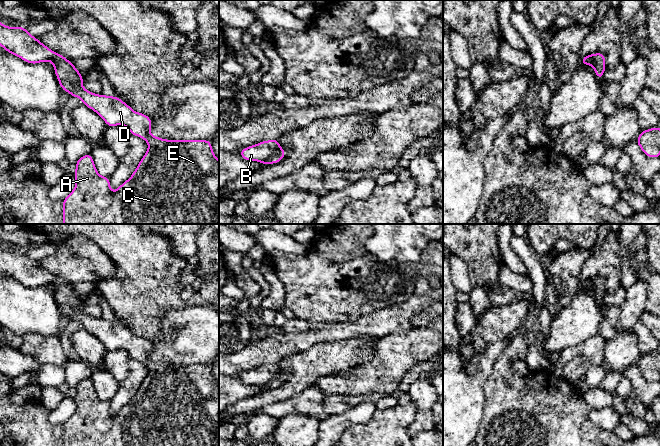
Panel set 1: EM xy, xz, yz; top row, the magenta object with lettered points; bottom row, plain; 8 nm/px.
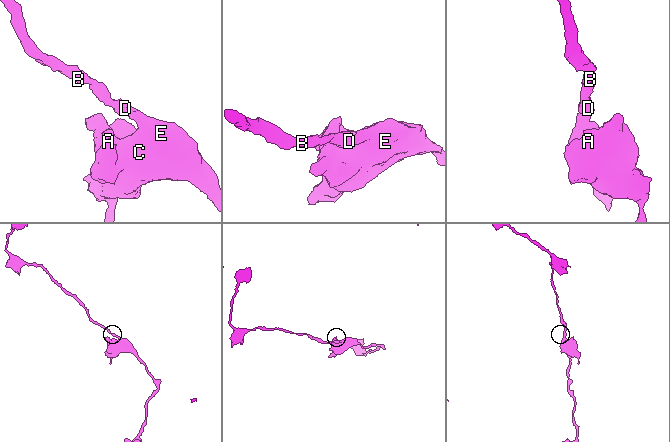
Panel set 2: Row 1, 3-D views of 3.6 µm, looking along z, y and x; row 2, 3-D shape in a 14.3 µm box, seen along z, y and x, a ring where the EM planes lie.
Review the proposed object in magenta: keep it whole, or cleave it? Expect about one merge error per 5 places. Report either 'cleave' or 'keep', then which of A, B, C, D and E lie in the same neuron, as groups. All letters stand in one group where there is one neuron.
keep | A B C D E

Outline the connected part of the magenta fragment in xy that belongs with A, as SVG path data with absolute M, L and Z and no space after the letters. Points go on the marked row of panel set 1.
M0 23L0 46L2 46L7 52L14 54L15 56L21 58L27 63L37 64L43 61L51 61L55 70L56 77L63 91L69 92L72 97L79 97L82 100L82 104L88 108L95 111L107 124L108 127L113 127L115 125L124 125L128 128L130 134L138 136L147 141L149 148L141 161L139 162L137 168L131 175L131 177L122 183L119 188L112 192L110 190L110 178L100 176L95 167L93 157L91 154L86 154L80 157L76 164L76 171L74 172L74 177L76 179L76 185L74 190L62 201L63 204L63 224L219 224L219 160L215 157L212 151L211 140L165 140L163 138L154 137L150 134L152 122L151 118L145 114L135 112L131 107L123 102L120 98L114 96L98 95L94 94L83 88L83 75L78 72L74 67L73 63L67 60L64 56L58 53L54 53L46 45L39 42L37 37L31 36L25 27L8 27Z

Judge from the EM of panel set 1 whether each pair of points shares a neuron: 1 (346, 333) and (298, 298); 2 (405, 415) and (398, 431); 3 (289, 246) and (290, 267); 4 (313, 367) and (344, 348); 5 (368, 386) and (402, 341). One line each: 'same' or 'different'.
1: different
2: same
3: different
4: same
5: same

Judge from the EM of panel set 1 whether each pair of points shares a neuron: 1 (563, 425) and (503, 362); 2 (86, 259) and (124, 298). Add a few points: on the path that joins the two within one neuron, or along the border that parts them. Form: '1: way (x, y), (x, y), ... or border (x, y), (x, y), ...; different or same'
1: way (545, 417), (522, 394), (522, 389), (513, 380); same
2: border (105, 253), (114, 273), (103, 278), (97, 287); different

